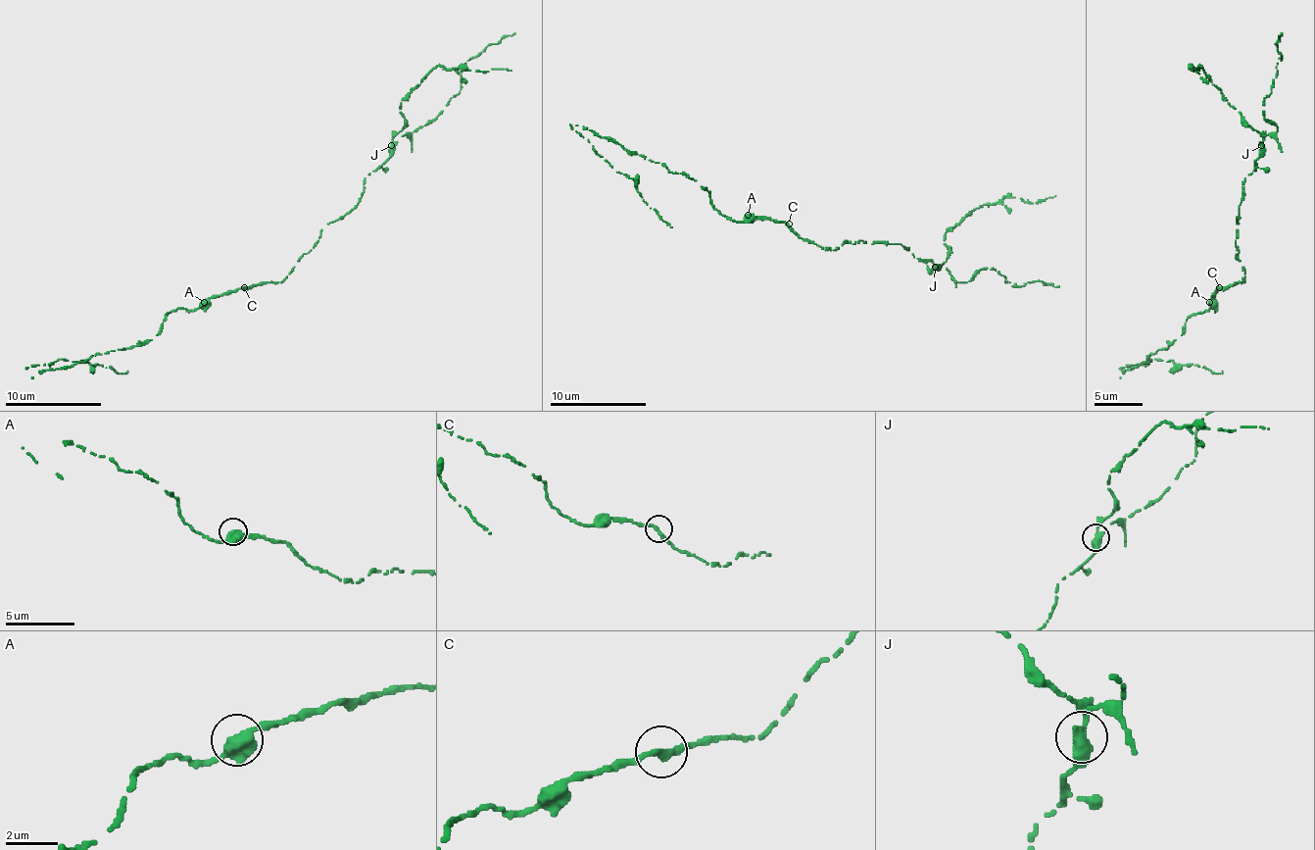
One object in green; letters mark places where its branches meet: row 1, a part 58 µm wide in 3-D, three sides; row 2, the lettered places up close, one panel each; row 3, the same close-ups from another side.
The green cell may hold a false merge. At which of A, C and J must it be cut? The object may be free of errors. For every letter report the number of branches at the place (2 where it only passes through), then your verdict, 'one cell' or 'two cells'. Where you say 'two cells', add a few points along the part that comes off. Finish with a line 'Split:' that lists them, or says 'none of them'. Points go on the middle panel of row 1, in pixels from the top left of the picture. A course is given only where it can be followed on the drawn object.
A: 2 branches meet; one cell
C: 2 branches meet; one cell
J: 2 branches meet; two cells; foreign part runs (935, 267), (940, 267), (949, 255), (945, 233), (983, 205), (999, 202), (1004, 198), (1033, 202), (1054, 195)
Split: J

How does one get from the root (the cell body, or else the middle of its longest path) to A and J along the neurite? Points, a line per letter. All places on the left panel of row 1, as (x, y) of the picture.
A: (244, 287), (213, 295), (204, 302)
J: (244, 287), (280, 282), (314, 247), (320, 230), (342, 218), (360, 201), (364, 177), (390, 156), (390, 146)

